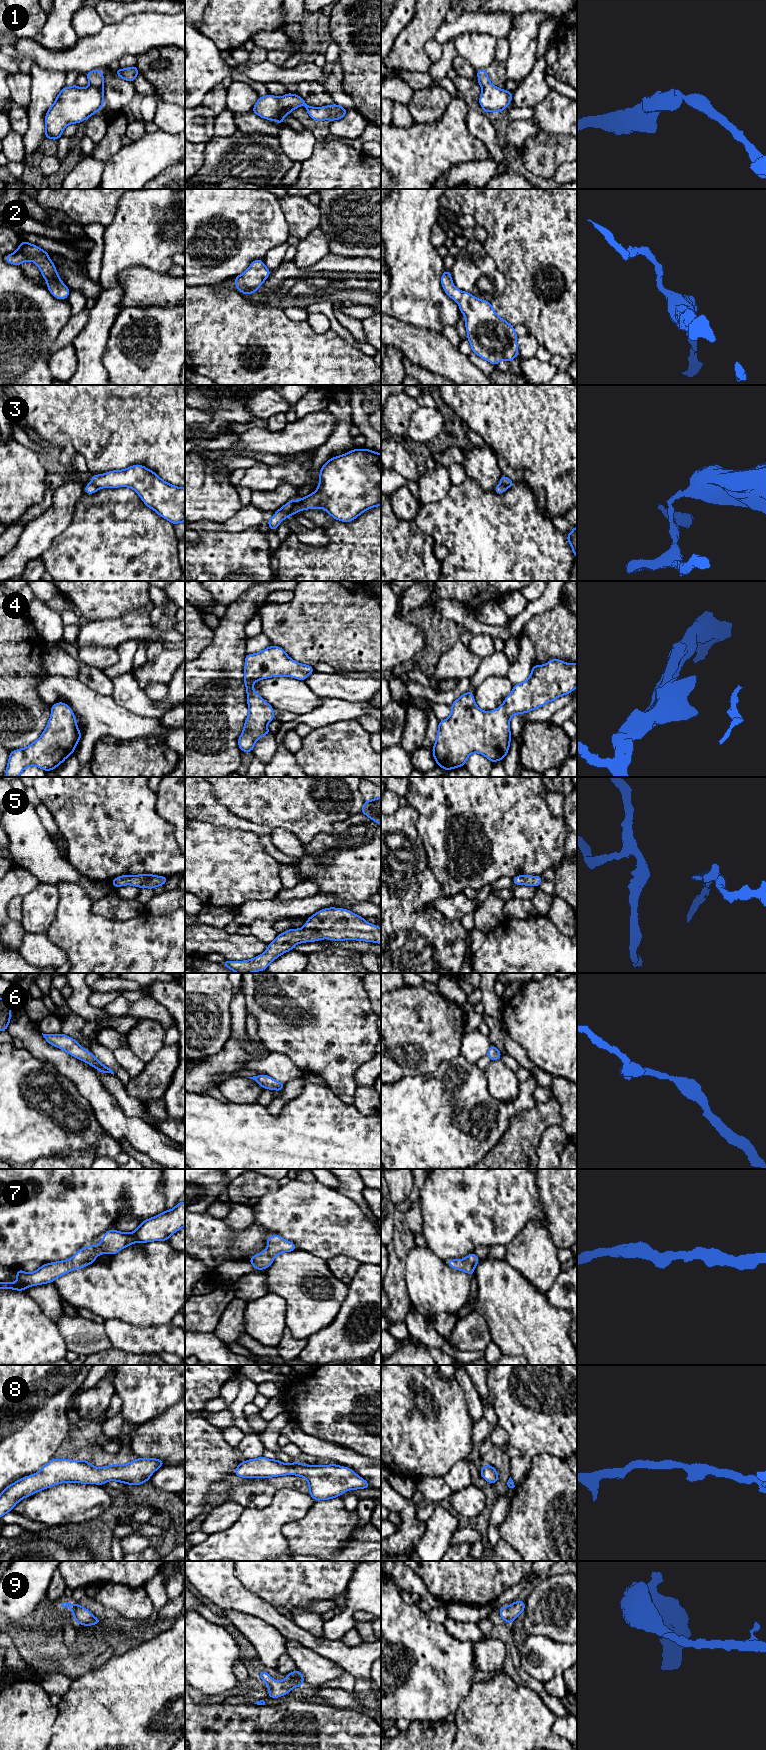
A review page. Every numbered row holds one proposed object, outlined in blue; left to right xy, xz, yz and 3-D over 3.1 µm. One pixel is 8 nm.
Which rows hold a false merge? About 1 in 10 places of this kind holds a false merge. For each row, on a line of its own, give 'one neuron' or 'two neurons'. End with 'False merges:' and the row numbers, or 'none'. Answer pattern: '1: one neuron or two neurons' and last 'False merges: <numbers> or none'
1: one neuron
2: one neuron
3: two neurons
4: one neuron
5: one neuron
6: one neuron
7: one neuron
8: one neuron
9: one neuron
False merges: 3

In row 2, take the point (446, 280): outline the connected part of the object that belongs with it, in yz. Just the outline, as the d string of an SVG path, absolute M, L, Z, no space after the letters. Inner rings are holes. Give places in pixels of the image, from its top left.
M444 270L441 276L441 285L445 293L458 303L461 313L465 316L467 339L472 352L495 366L503 359L512 362L519 354L518 336L514 327L495 313L489 301L480 300L468 292L457 289L452 282L451 271Z

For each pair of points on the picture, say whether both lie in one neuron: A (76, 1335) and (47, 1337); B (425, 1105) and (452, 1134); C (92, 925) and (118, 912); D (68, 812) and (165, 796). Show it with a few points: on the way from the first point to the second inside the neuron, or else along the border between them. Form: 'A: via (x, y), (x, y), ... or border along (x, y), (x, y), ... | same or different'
A: border along (52, 1320), (68, 1350) | different
B: via (430, 1112), (445, 1127) | same
C: border along (91, 903), (94, 913), (109, 919), (131, 918) | different
D: border along (155, 793), (155, 810), (165, 819) | different

